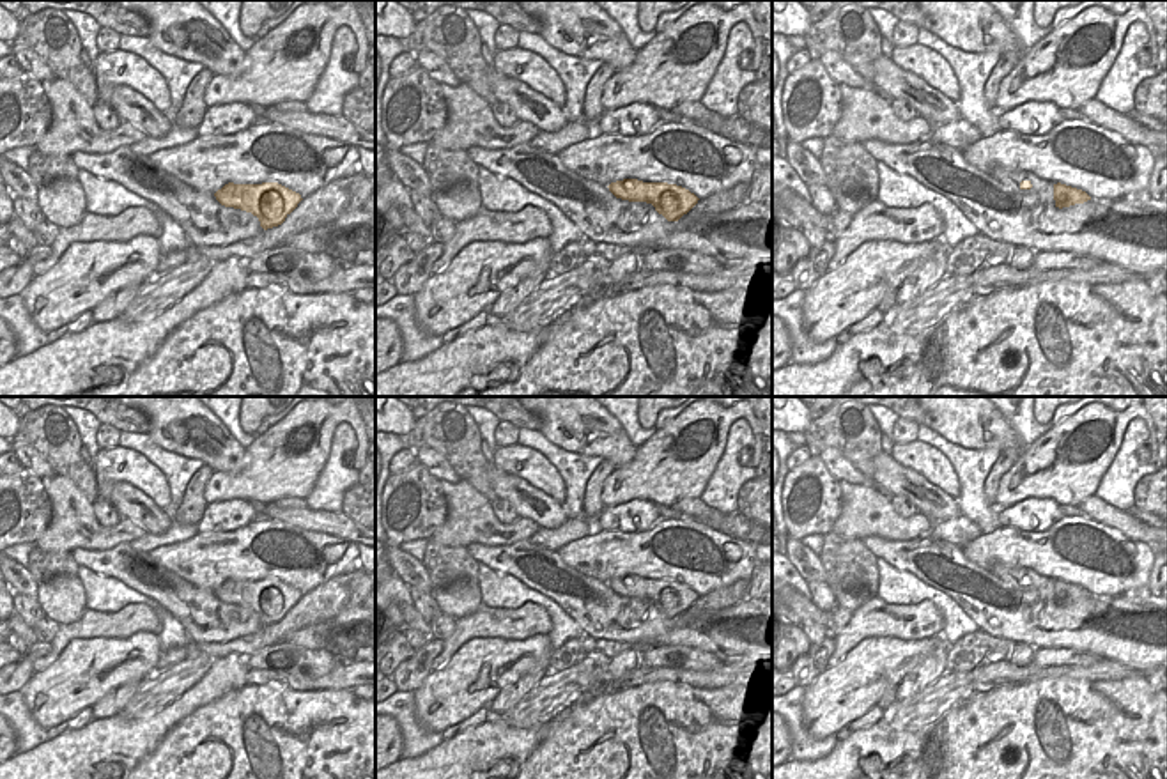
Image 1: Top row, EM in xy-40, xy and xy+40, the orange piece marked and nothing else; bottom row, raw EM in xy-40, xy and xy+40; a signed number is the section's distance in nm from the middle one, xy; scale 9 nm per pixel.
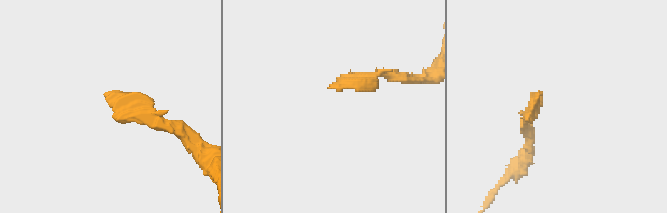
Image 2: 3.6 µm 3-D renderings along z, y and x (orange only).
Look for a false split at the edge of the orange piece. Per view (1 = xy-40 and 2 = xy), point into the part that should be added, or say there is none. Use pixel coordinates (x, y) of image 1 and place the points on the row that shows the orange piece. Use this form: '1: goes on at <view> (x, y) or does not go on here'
1: does not go on here
2: does not go on here

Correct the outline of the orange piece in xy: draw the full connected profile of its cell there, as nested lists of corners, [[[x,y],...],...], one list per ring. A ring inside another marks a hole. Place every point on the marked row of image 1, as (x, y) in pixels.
[[[623,179],[611,182],[607,188],[616,198],[652,204],[668,221],[678,221],[699,200],[689,189],[668,182]]]

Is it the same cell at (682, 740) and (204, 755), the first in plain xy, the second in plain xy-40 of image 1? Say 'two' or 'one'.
one

